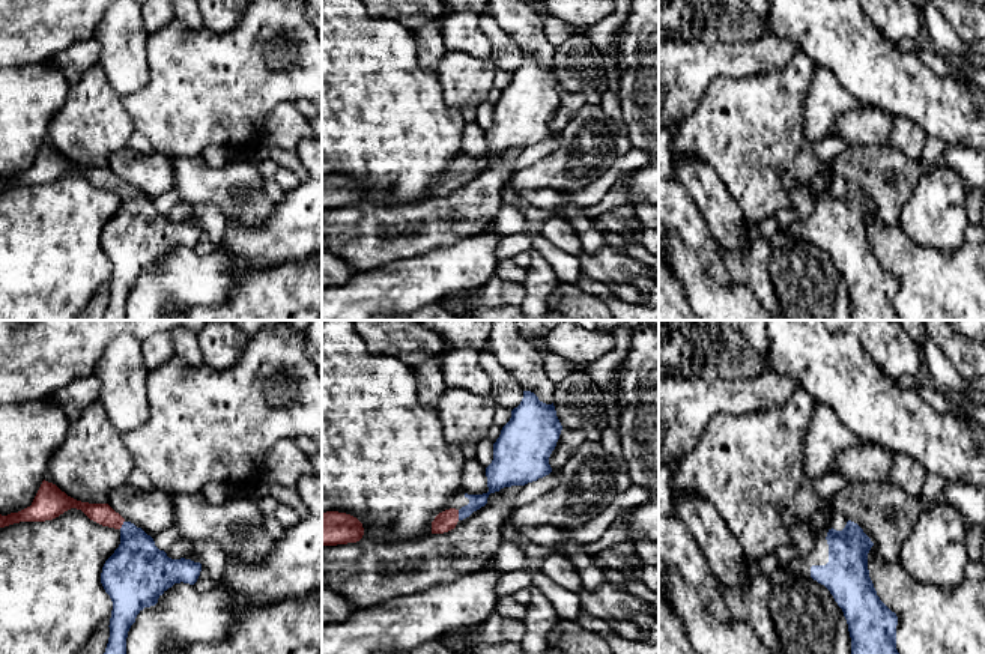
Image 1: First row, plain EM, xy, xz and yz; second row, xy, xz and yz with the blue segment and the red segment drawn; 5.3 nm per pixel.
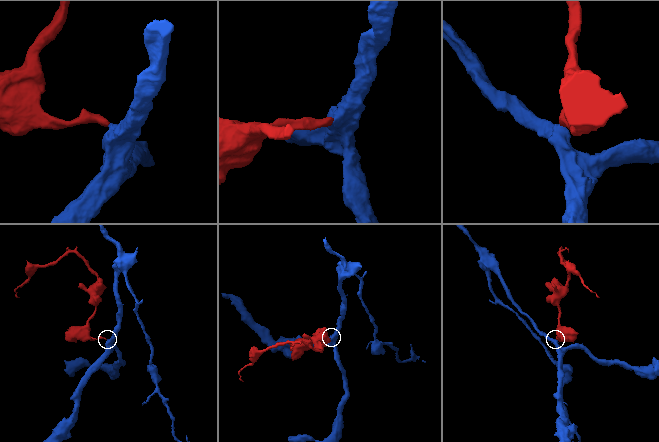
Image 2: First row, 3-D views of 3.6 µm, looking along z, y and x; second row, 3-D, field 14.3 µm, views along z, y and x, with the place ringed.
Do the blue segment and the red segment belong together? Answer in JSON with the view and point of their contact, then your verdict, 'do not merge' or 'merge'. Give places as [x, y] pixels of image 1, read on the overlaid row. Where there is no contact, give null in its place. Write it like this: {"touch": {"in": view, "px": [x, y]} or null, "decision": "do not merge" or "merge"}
{"touch": {"in": "xz", "px": [459, 514]}, "decision": "merge"}

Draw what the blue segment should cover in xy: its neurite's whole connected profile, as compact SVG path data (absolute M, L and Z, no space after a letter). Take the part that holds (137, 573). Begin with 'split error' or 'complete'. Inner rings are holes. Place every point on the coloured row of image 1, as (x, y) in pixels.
split error; M42 481L30 507L0 514L0 528L20 522L53 520L65 511L81 510L90 520L120 531L120 544L105 561L101 583L113 601L110 637L104 654L126 654L126 637L137 615L155 606L174 583L194 585L202 564L191 559L171 559L141 528L126 522L108 504L77 501L56 484Z

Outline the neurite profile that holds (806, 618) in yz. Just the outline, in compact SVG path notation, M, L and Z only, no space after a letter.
M791 574L773 586L767 607L785 654L851 654L844 612L817 580Z

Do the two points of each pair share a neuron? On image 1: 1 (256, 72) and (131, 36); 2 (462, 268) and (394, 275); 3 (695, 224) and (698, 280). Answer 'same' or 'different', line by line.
1: different
2: same
3: different

